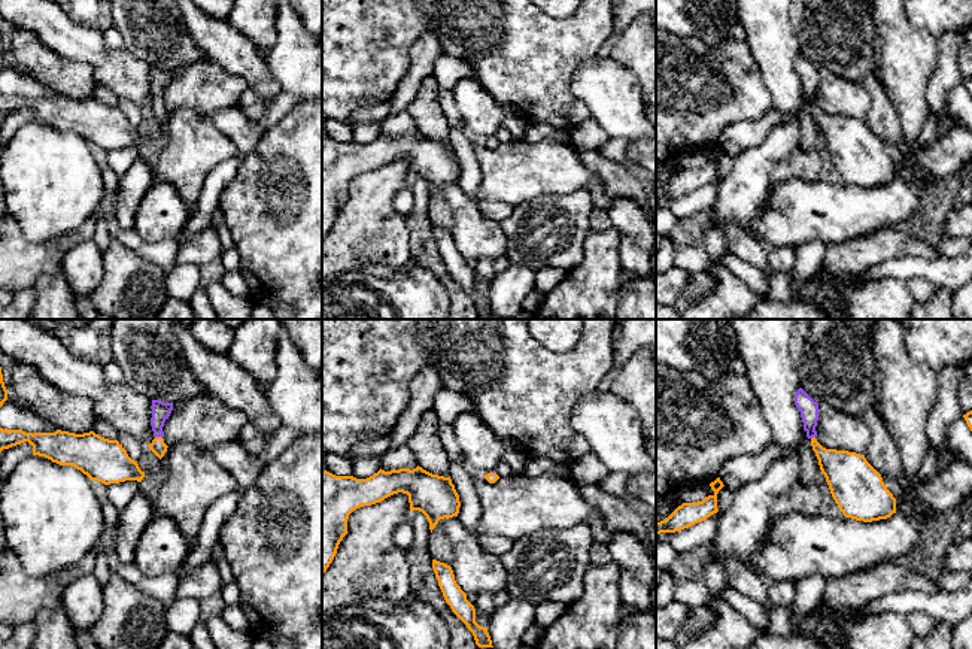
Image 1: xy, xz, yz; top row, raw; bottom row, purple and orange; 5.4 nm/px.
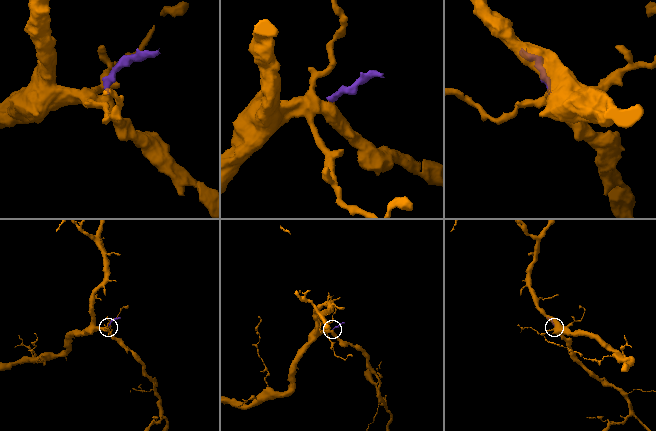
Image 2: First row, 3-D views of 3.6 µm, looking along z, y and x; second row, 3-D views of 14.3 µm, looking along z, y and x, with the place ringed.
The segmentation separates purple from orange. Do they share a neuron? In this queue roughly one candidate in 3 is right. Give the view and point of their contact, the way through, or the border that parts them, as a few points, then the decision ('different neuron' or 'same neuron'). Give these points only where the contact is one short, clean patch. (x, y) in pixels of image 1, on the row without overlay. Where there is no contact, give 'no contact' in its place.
xy (158, 102) | across xy (161, 76), (158, 82), (158, 102), (157, 112) | same neuron

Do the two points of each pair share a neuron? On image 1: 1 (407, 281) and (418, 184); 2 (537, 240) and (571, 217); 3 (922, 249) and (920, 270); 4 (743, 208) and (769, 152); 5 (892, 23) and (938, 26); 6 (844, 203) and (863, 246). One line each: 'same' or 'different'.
1: different
2: same
3: different
4: same
5: different
6: different

